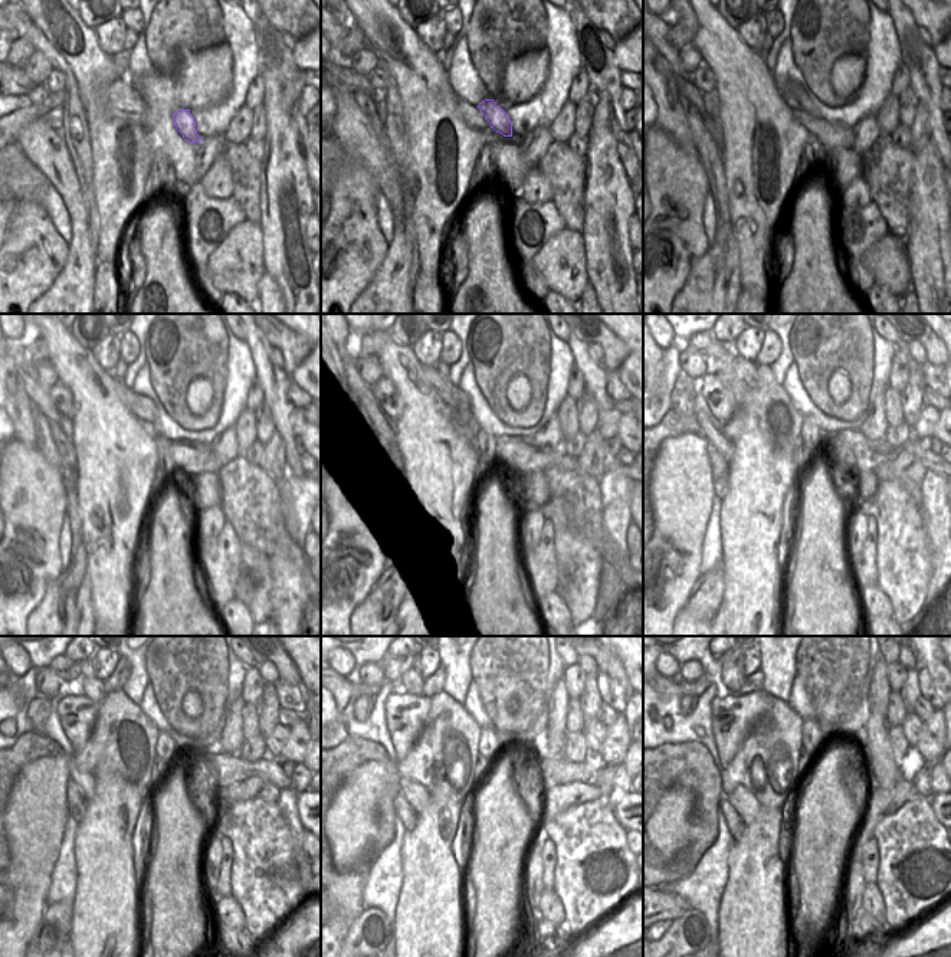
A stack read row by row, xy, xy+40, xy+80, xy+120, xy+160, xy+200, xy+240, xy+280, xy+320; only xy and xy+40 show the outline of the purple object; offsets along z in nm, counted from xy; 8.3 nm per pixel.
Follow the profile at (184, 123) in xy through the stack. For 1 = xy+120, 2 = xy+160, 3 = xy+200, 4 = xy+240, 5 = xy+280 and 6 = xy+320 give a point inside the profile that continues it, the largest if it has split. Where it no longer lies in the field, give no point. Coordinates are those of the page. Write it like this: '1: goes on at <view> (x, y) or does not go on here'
1: goes on at xy+120 (140, 406)
2: goes on at xy+160 (452, 395)
3: goes on at xy+200 (745, 370)
4: goes on at xy+240 (92, 687)
5: goes on at xy+280 (413, 682)
6: goes on at xy+320 (733, 678)

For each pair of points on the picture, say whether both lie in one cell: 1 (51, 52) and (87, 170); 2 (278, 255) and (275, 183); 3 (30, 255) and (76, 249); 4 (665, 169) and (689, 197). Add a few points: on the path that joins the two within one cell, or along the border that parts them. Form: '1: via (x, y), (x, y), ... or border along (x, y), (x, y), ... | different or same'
1: via (71, 81), (76, 141) | same
2: via (278, 238), (276, 200) | same
3: border along (69, 243), (65, 265), (53, 281) | different
4: via (672, 176), (682, 190) | same

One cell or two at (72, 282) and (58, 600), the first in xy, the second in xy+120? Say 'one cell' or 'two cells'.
one cell

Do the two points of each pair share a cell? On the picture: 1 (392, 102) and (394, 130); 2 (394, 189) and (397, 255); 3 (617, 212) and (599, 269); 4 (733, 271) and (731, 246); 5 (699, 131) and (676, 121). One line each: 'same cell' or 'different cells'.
1: same cell
2: same cell
3: same cell
4: same cell
5: different cells

